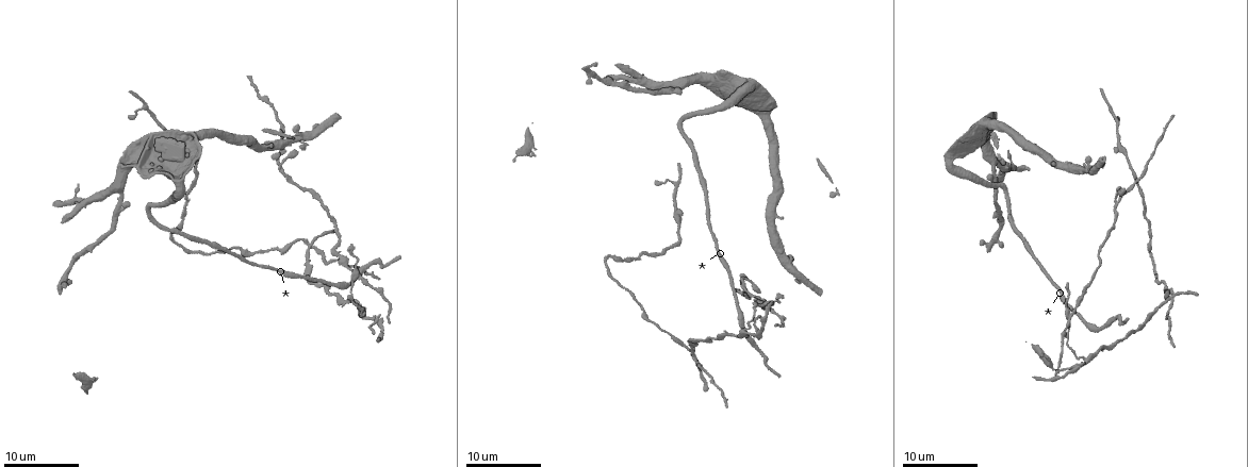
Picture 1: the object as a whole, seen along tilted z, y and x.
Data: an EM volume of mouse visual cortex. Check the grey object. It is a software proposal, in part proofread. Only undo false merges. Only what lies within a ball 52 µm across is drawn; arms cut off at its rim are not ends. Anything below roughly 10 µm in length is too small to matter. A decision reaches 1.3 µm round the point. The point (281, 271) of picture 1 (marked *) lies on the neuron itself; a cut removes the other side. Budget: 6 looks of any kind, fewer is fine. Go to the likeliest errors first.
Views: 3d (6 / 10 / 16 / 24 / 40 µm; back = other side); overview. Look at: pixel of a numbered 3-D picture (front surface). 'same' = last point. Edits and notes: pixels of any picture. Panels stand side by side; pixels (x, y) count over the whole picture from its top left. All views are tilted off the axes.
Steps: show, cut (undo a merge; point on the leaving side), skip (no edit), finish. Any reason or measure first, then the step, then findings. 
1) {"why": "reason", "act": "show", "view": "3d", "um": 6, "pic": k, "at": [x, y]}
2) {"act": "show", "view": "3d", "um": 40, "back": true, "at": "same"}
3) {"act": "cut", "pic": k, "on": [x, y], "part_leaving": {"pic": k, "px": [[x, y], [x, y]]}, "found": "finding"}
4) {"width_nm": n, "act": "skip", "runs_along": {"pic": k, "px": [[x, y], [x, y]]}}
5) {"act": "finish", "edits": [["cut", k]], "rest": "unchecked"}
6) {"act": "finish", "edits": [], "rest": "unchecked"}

{"why": "looks like a crossing", "act": "show", "view": "3d", "um": 10, "pic": 1, "at": [1174, 297]}

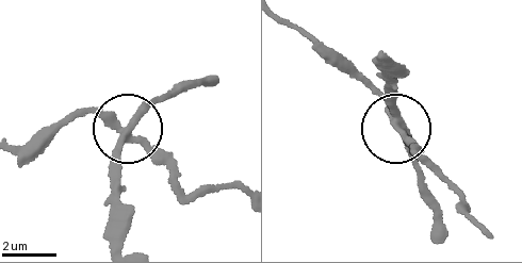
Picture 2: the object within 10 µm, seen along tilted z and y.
{"width_nm": 270, "act": "cut", "pic": 2, "on": [117, 163], "part_leaving": {"pic": 2, "px": [[127, 137], [112, 175], [119, 240]]}, "found": "two neurons meet here"}

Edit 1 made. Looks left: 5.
{"act": "show", "view": "overview"}

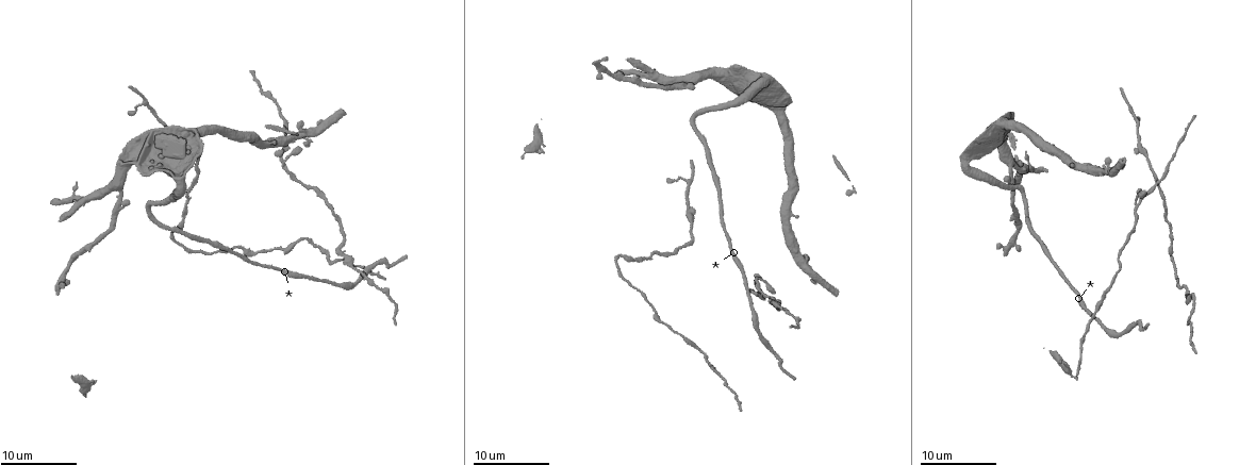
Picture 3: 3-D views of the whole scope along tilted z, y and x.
{"why": "sudden change in width", "act": "show", "view": "3d", "um": 10, "pic": 3, "at": [361, 274]}

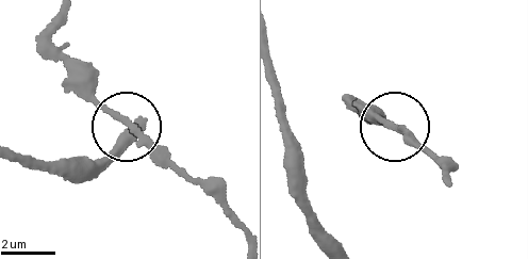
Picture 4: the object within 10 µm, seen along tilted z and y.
{"act": "skip", "found": "all the same neuron"}

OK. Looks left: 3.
{"why": "thick turns thin", "act": "show", "view": "3d", "um": 6, "pic": 3, "at": [1174, 257]}

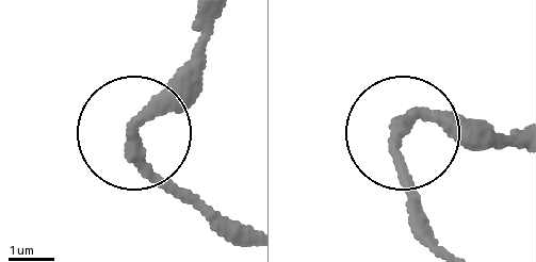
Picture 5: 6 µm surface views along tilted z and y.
{"act": "skip", "runs_along": {"pic": 5, "px": [[426, 236], [404, 132], [440, 114], [494, 129]]}, "found": "all the same neuron"}

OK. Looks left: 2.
{"act": "finish", "edits": [["cut", 2]], "rest": "unchecked"}

